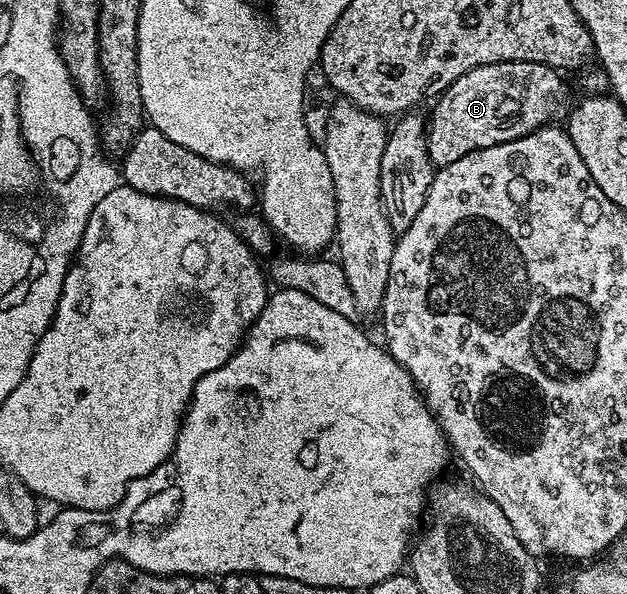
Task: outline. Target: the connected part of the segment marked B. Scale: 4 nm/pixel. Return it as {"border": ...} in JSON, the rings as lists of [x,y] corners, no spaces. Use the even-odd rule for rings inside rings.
{"border":[[[533,61],[484,64],[463,74],[438,100],[427,122],[427,146],[432,164],[445,167],[477,149],[487,149],[525,137],[550,125],[569,110],[569,92],[558,69]]]}

